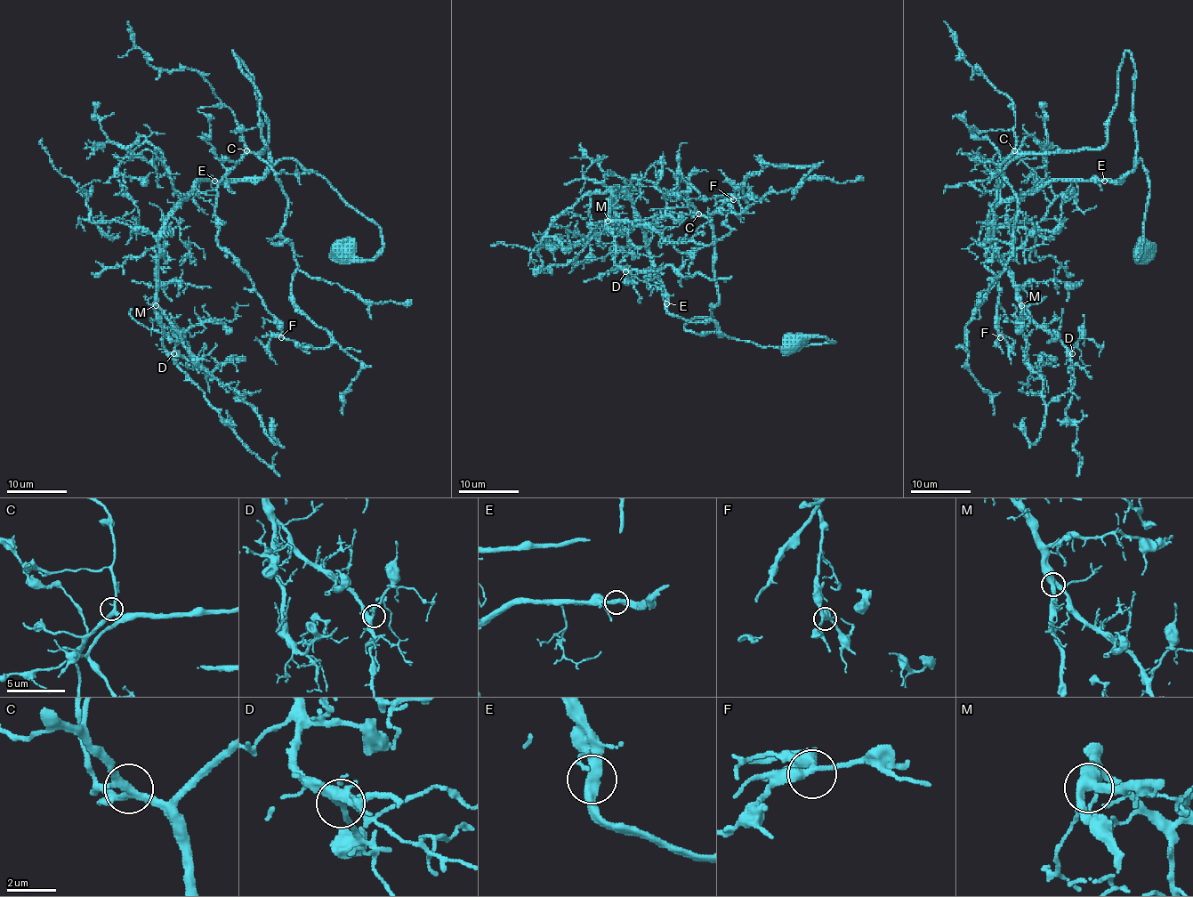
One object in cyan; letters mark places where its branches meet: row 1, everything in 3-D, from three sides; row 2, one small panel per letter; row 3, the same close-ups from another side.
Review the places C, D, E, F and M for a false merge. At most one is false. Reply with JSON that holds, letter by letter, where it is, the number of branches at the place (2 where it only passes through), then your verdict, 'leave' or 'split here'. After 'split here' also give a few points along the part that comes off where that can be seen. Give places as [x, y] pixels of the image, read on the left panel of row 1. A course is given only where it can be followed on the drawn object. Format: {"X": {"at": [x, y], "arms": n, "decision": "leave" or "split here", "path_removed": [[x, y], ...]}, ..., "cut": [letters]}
{"C": {"at": [246, 150], "arms": 3, "decision": "leave"}, "D": {"at": [173, 353], "arms": 3, "decision": "leave"}, "E": {"at": [214, 181], "arms": 3, "decision": "leave"}, "F": {"at": [281, 337], "arms": 3, "decision": "leave"}, "M": {"at": [156, 305], "arms": 3, "decision": "leave"}, "cut": []}

